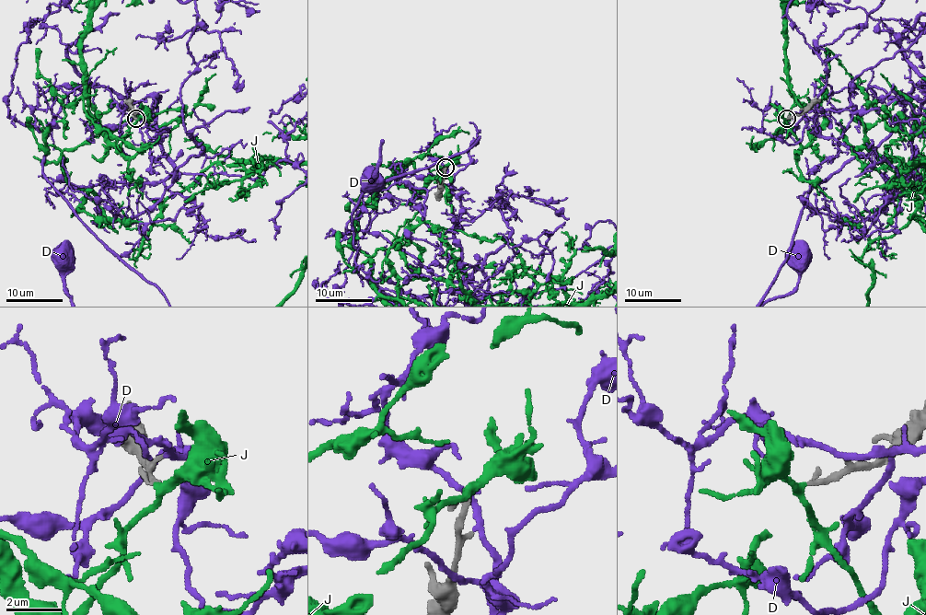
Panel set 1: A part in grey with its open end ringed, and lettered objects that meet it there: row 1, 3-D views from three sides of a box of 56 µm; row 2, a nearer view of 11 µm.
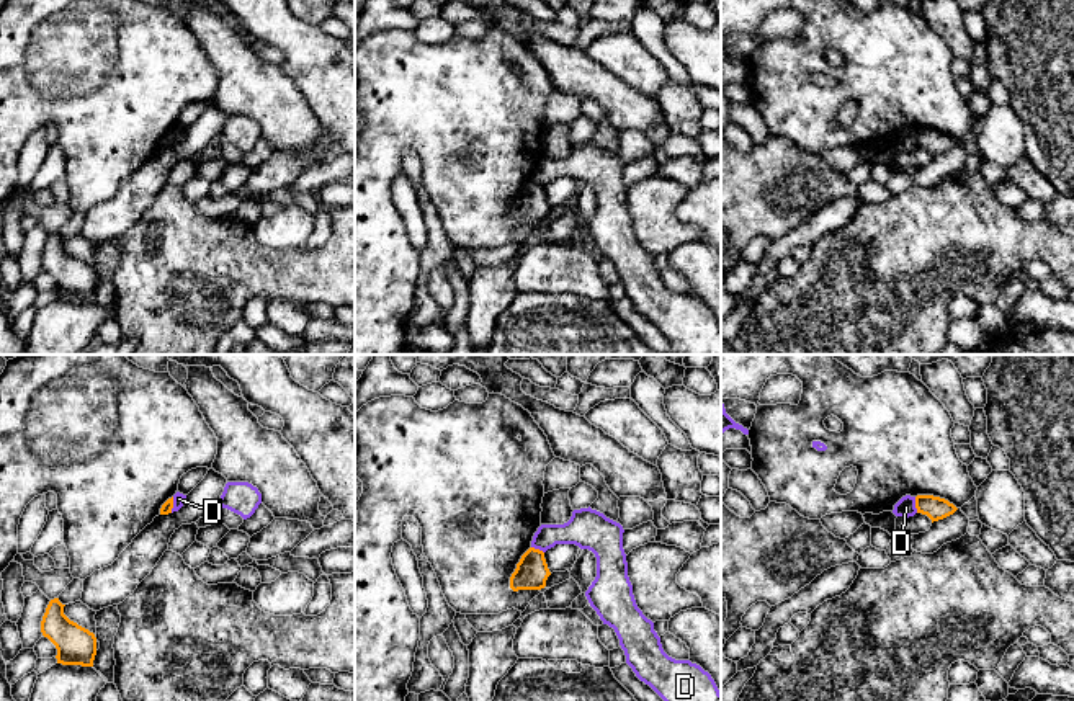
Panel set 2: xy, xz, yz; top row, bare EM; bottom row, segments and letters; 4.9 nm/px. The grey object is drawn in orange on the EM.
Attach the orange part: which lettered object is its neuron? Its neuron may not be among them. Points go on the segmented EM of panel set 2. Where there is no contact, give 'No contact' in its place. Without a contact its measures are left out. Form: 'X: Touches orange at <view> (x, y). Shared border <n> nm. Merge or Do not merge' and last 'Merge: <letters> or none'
D: Touches orange at yz (916, 505). Shared border 80 nm. Do not merge
J: No contact. Merge
Merge: J

